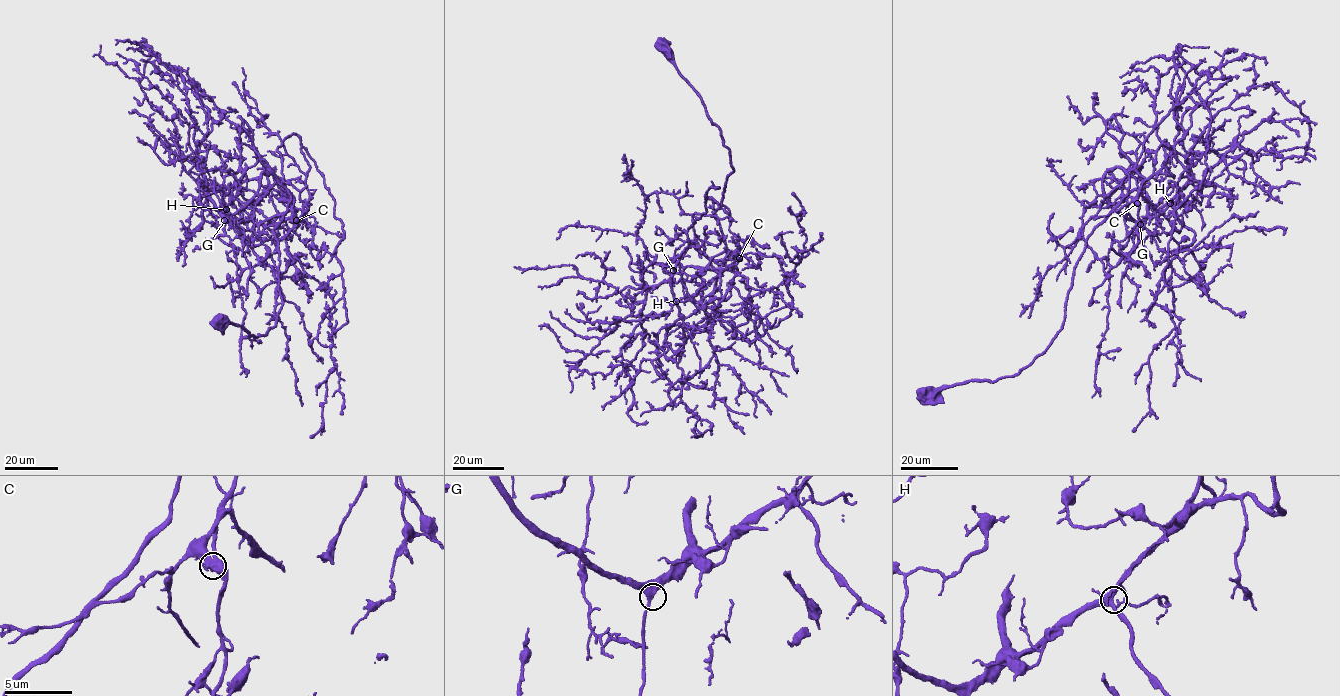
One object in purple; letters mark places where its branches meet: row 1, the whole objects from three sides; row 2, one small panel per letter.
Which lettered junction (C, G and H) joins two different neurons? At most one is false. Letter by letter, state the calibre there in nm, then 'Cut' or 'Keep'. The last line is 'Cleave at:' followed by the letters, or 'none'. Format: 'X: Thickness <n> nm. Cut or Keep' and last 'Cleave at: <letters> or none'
C: Thickness 500 nm. Cut
G: Thickness 320 nm. Keep
H: Thickness 400 nm. Keep
Cleave at: C

